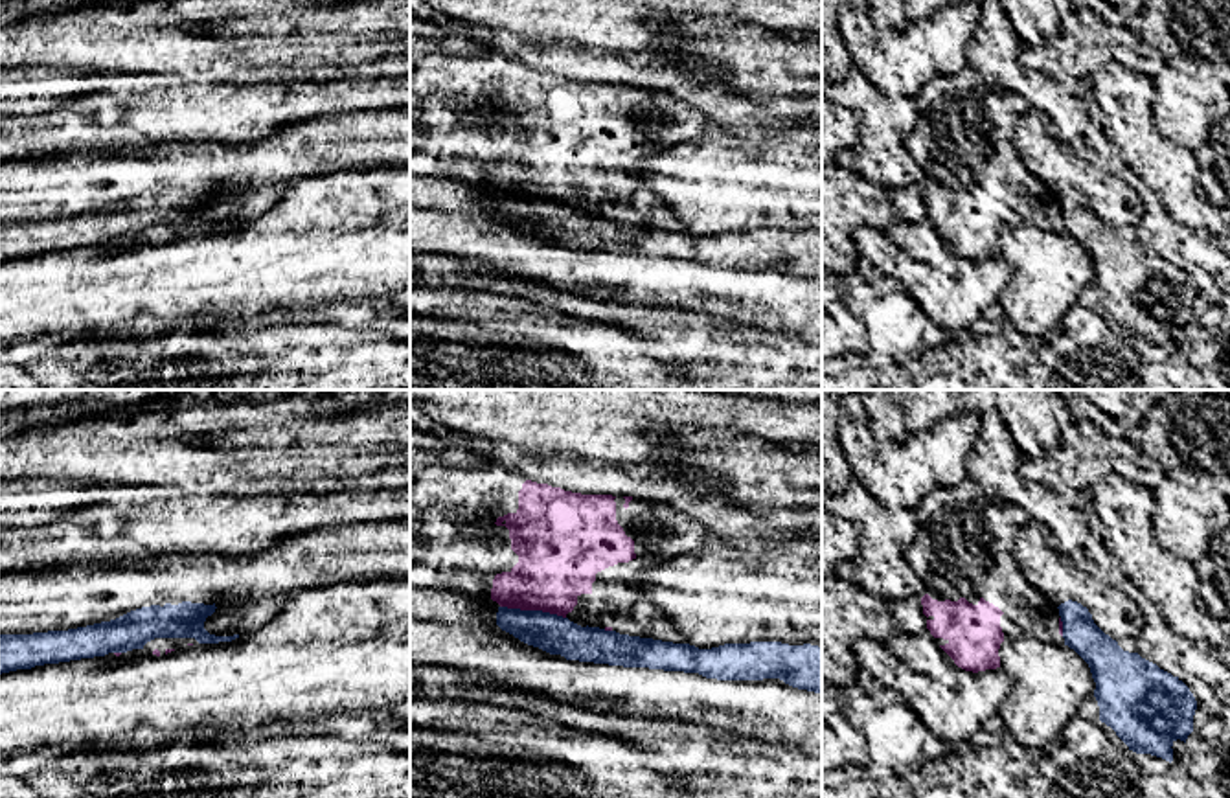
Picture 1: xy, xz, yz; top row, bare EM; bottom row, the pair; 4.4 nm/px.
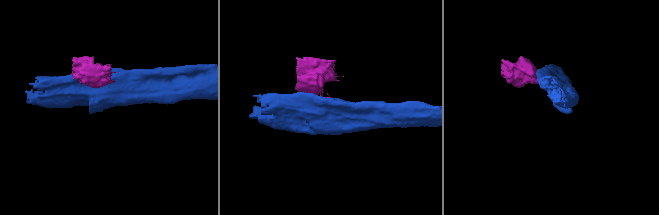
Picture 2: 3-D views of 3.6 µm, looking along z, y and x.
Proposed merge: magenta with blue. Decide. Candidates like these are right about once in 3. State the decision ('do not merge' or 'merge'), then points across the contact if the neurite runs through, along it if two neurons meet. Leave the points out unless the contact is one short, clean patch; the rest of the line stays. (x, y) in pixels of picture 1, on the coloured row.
do not merge

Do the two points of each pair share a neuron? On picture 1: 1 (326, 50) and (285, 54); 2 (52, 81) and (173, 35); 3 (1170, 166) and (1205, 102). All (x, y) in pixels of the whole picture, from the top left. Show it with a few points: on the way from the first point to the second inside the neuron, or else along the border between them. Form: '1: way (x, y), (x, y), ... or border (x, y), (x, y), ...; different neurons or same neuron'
1: way (317, 50), (295, 52); same neuron
2: border (52, 68), (94, 68), (105, 74); different neurons
3: border (1151, 114), (1153, 125), (1164, 136), (1194, 153); different neurons

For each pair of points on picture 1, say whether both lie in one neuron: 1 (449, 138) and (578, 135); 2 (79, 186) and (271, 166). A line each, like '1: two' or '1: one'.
1: one
2: one

